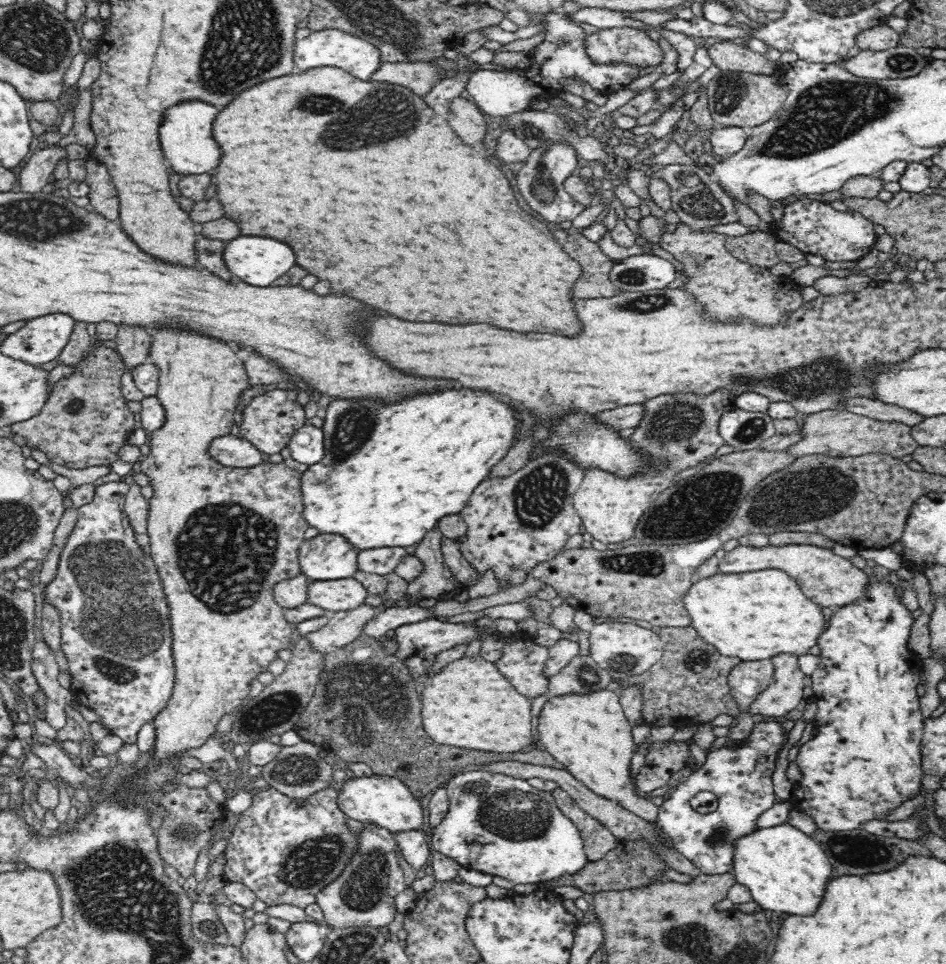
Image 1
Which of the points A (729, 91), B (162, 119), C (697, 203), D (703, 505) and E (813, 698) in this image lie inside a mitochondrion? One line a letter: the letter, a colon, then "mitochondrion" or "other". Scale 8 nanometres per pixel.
A: mitochondrion
B: other
C: mitochondrion
D: mitochondrion
E: other

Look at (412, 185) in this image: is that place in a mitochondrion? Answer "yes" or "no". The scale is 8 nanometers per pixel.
no

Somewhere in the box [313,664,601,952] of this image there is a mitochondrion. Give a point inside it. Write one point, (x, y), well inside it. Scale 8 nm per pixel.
(512, 814)

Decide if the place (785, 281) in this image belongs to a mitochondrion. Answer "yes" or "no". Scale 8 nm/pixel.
no

